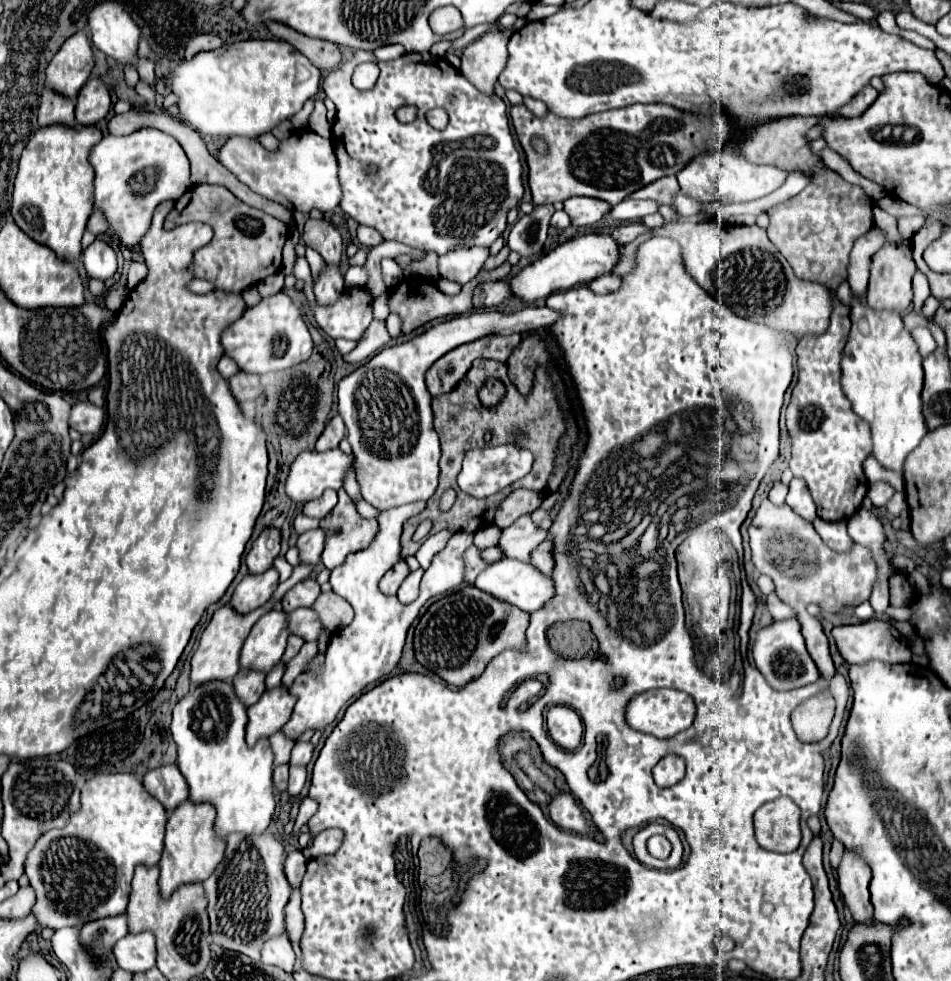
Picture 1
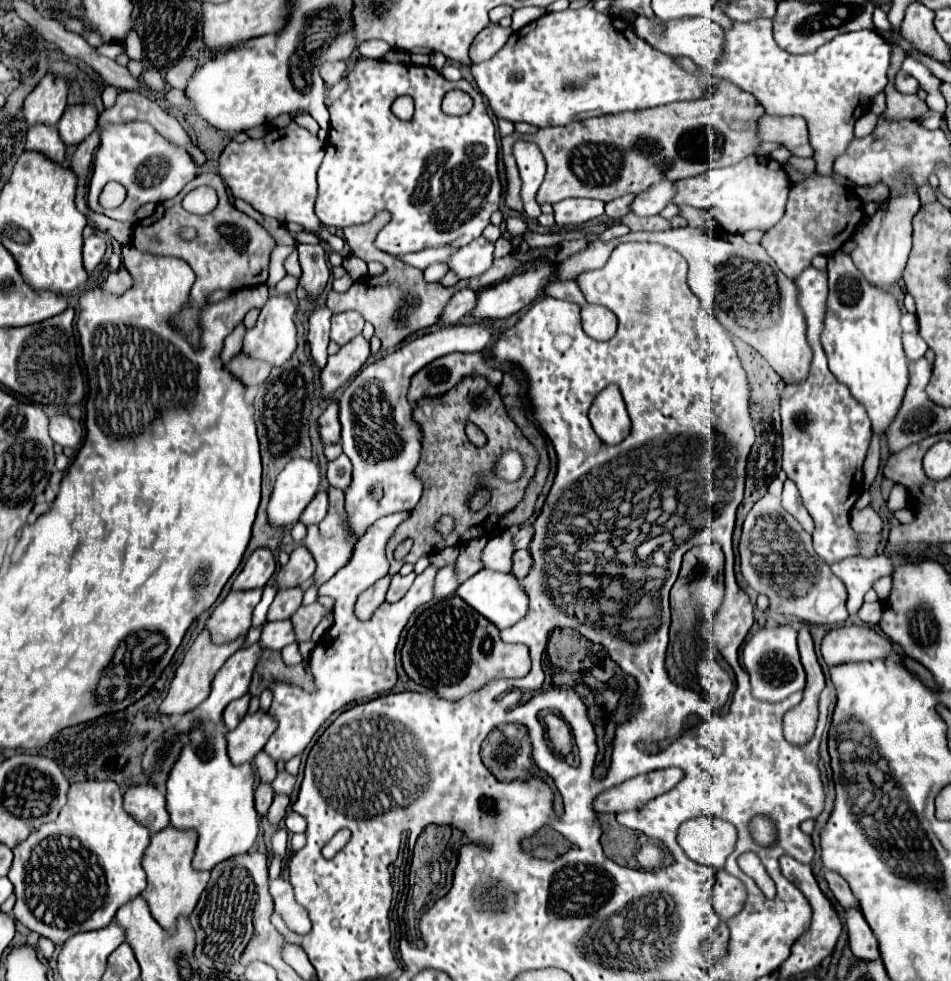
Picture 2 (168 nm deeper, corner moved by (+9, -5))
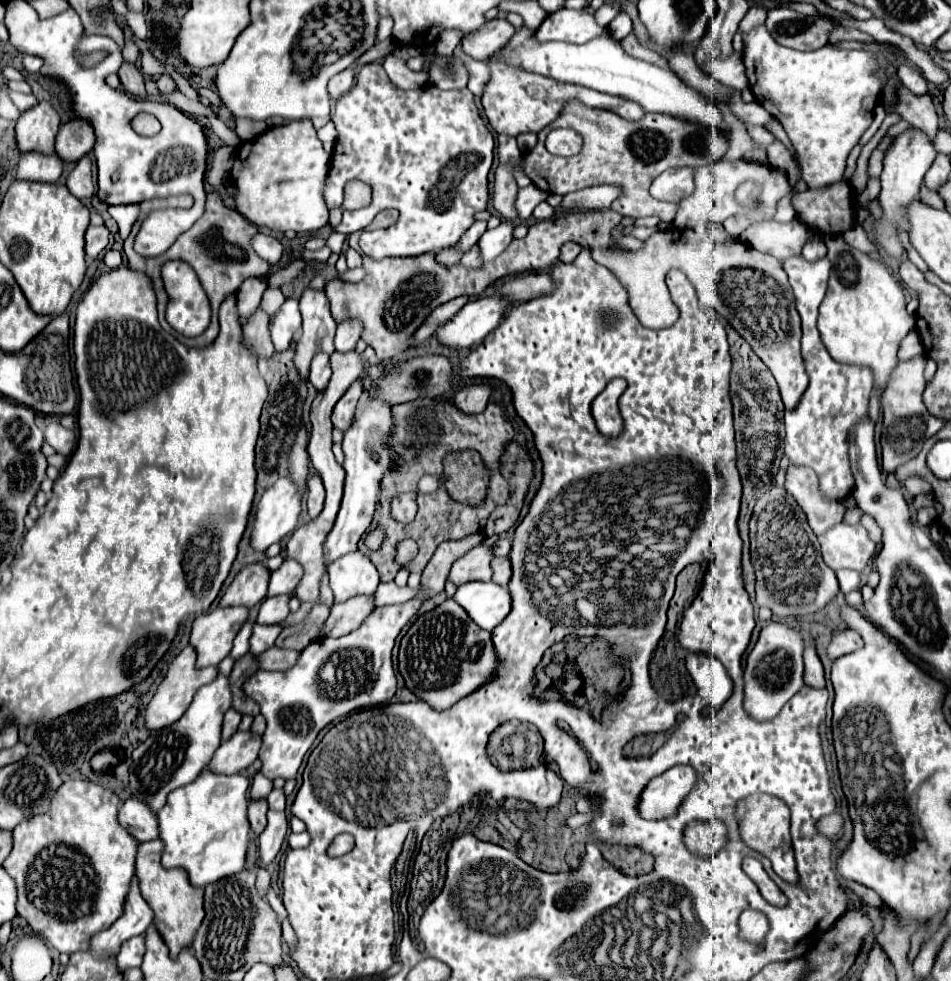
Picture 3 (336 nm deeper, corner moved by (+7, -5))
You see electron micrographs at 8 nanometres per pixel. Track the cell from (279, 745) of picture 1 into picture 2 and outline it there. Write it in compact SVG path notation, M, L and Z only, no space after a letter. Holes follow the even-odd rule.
M261 751L261 753L255 757L253 763L255 763L255 769L257 769L259 781L261 781L261 783L271 783L273 777L277 775L277 769L275 769L275 763L269 759L269 755Z

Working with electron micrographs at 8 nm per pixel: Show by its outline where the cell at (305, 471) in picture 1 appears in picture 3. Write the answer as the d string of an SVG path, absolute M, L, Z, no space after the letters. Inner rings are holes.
M281 477L273 487L269 487L255 509L255 527L251 533L251 547L255 551L265 551L269 545L287 537L299 521L303 505L303 493L291 481L291 477Z

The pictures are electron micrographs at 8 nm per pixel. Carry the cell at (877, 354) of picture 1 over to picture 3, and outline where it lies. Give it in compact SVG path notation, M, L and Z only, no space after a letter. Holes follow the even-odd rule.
M841 235L825 237L825 243L833 267L817 319L821 341L835 361L869 367L873 371L873 385L883 391L899 363L899 343L915 327L915 319L907 315L903 289L883 263L849 247Z

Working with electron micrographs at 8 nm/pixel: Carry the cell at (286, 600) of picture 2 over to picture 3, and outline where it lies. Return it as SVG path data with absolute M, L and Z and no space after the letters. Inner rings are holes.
M289 593L277 595L277 597L267 597L267 599L261 603L257 623L261 623L261 625L275 625L275 623L285 621L287 615L291 613L291 611L289 611L289 599L291 599L291 597L293 597L293 595L289 595Z

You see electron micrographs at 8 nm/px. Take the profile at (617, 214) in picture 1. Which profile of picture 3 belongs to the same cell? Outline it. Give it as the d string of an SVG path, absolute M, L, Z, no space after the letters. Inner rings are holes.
M667 169L649 187L649 195L659 201L679 203L693 191L693 169Z

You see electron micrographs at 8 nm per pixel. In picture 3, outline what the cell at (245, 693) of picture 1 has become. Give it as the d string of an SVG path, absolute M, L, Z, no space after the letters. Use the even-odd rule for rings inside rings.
M229 709L225 713L225 721L223 721L223 741L229 739L239 729L239 723L241 723L241 713L235 709Z

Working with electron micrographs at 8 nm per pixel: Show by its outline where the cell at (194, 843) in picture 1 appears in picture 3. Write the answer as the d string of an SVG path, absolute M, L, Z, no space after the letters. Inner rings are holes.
M147 841L139 843L139 853L137 853L137 879L139 879L139 889L143 899L149 903L149 907L155 913L155 927L161 933L163 941L167 943L171 957L177 957L177 953L183 947L191 947L193 935L197 933L205 913L203 913L203 887L191 885L187 881L187 873L183 869L163 869L161 865L161 855L163 855L163 841Z

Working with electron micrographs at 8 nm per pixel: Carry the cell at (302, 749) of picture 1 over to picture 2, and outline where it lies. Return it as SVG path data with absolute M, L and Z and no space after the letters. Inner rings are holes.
M281 771L279 775L277 775L277 779L271 783L271 787L273 787L273 791L275 791L275 795L289 795L291 791L293 791L293 785L295 785L295 777L291 777L287 771Z

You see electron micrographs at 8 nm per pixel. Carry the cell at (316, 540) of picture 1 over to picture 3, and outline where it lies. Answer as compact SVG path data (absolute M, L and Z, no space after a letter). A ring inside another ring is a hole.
M285 559L283 565L271 573L269 581L269 597L281 595L281 593L293 593L303 577L303 567L297 565L295 559Z

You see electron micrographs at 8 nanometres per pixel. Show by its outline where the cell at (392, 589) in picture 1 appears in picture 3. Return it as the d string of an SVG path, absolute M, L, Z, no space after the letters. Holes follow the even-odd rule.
M357 595L345 603L335 603L331 615L325 621L321 635L323 637L341 637L357 629L375 609L375 595Z

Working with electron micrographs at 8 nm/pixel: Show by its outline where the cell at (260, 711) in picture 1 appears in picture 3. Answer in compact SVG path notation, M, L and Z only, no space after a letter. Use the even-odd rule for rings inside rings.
M237 731L231 739L223 741L219 749L215 751L209 769L215 773L243 773L253 761L257 759L257 753L261 749L261 737L251 731Z

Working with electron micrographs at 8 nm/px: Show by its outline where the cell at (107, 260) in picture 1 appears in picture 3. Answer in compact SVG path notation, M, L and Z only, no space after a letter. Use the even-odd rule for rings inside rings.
M89 225L87 233L85 233L85 251L89 259L97 259L97 255L107 247L107 239L109 239L109 231L105 225L101 227L93 227Z

